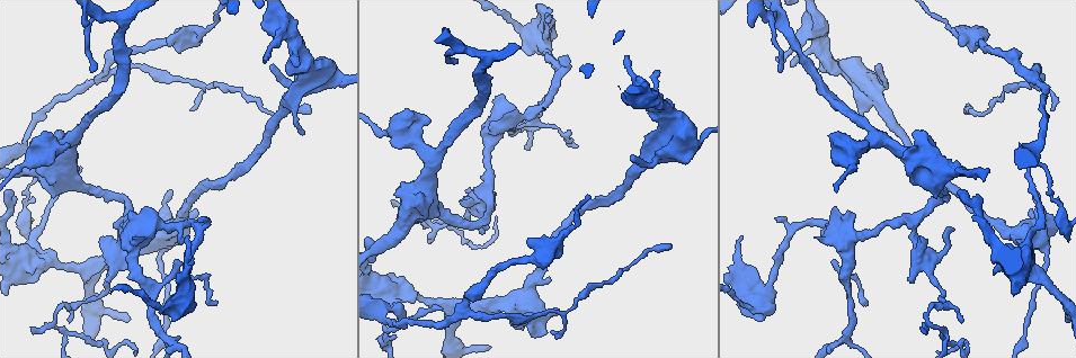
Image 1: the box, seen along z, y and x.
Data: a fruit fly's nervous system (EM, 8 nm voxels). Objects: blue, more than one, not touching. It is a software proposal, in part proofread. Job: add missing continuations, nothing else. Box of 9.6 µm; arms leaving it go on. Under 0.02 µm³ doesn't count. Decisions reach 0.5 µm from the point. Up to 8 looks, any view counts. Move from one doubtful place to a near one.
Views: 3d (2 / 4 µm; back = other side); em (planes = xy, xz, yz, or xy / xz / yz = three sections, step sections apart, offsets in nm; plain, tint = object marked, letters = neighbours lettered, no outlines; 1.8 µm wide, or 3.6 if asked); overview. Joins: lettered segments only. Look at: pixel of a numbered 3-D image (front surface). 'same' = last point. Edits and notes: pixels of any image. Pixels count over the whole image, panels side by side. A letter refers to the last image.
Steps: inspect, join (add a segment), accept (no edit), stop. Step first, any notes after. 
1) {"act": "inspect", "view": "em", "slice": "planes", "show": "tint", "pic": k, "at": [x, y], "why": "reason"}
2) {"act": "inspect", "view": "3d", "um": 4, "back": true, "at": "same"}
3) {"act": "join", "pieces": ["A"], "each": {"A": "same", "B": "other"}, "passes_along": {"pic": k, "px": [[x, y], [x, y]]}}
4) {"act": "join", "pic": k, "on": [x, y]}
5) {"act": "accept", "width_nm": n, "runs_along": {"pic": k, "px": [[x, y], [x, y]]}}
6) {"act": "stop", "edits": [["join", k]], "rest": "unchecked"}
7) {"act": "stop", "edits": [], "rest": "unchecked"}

{"act": "inspect", "view": "em", "slice": "xy", "step": 16, "show": "tint", "pic": 1, "at": [171, 189], "why": "free end"}

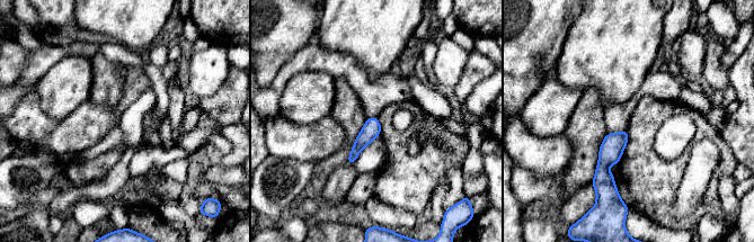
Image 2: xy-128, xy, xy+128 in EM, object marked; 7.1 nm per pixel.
{"act": "inspect", "view": "em", "slice": "planes", "show": "letters", "at": "same", "why": "another direction"}

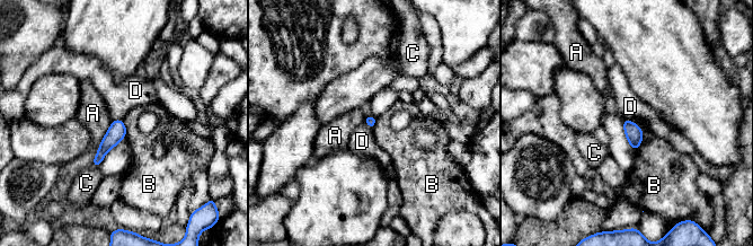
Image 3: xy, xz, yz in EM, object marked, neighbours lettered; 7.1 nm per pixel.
{"act": "accept", "each": {"A": "other", "B": "other", "C": "other", "D": "other"}, "found": "no lettered segment goes on from it"}

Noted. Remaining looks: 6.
{"act": "inspect", "view": "3d", "um": 4, "pic": 1, "at": [953, 228]}

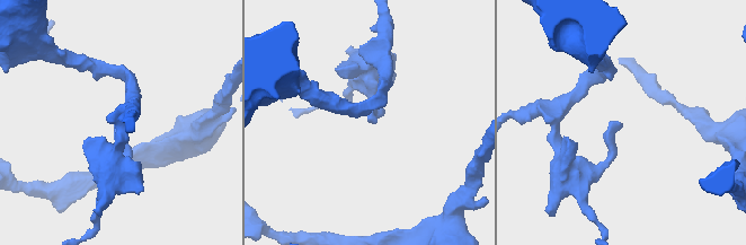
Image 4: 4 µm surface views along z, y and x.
{"act": "inspect", "view": "em", "slice": "planes", "show": "plain", "pic": 4, "at": [622, 123]}

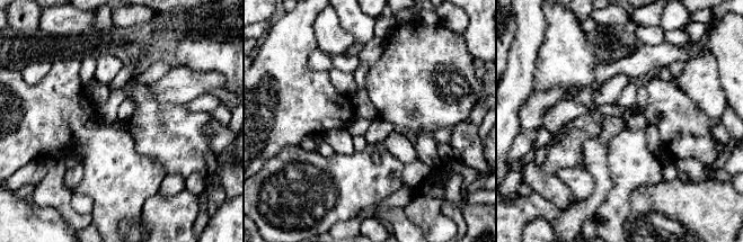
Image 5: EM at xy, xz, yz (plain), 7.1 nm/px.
{"act": "inspect", "view": "em", "slice": "planes", "show": "letters", "at": "same", "why": "see the neighbours"}

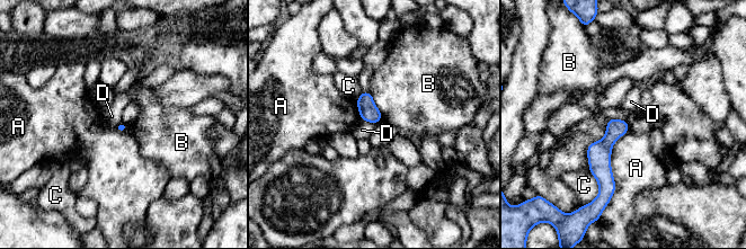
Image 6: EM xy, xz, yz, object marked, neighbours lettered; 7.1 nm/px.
{"act": "accept", "each": {"A": "other", "B": "other", "C": "other", "D": "other"}, "runs_along": {"pic": 6, "px": [[618, 122], [603, 148], [610, 188]]}, "found": "no lettered segment goes on from it"}

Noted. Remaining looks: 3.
{"act": "inspect", "view": "em", "slice": "planes", "show": "plain", "pic": 1, "at": [564, 233], "why": "thick turns thin"}

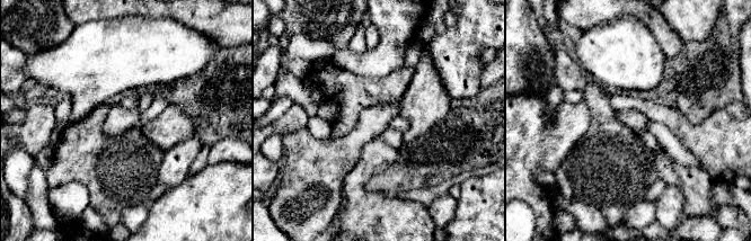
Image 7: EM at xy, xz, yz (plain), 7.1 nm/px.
{"act": "inspect", "view": "em", "slice": "planes", "show": "tint", "at": "same", "why": "where the object lies"}

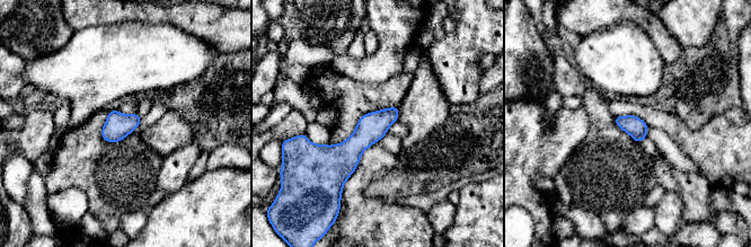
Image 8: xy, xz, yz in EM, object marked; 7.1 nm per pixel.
{"act": "inspect", "view": "em", "slice": "planes", "show": "letters", "at": "same", "why": "what lies round it"}

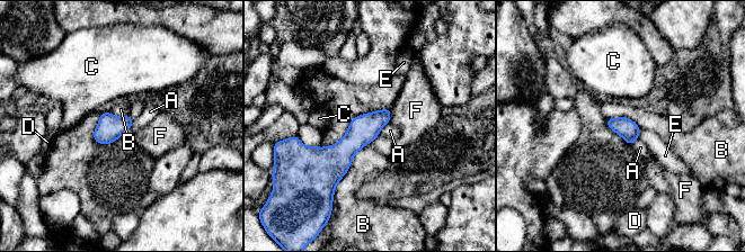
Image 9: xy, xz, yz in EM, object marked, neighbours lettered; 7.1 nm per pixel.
{"act": "accept", "each": {"A": "other", "B": "other", "C": "other", "D": "other", "E": "other", "F": "other"}, "found": "none of them fits"}

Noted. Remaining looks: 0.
{"act": "stop", "edits": [], "rest": "unchecked"}

